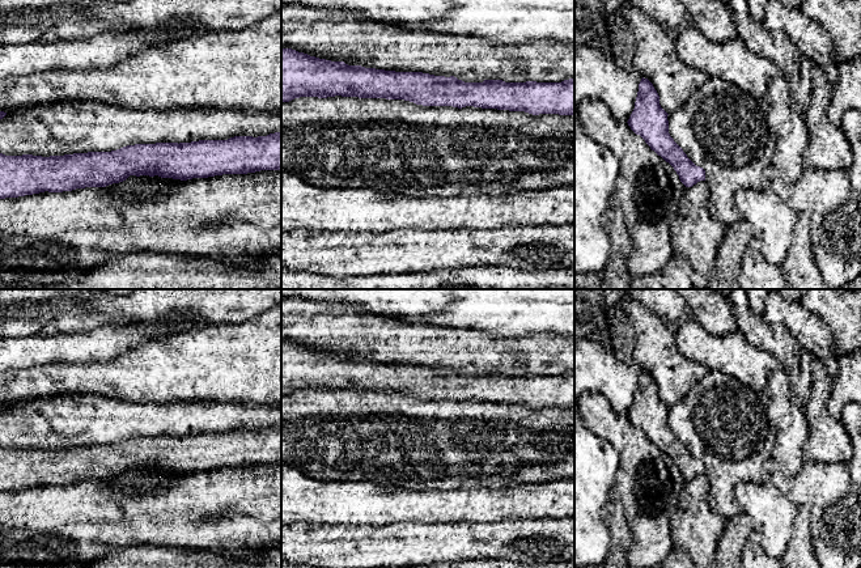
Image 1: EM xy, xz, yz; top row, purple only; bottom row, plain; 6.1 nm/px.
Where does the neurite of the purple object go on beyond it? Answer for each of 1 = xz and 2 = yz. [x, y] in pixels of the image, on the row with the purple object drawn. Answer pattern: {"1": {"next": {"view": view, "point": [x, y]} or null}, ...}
{"1": {"next": null}, "2": {"next": null}}

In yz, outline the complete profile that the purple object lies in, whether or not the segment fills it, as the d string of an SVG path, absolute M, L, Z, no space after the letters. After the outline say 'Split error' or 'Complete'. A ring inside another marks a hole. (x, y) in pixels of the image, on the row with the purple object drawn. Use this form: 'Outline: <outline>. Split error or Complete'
Outline: M642 77L635 109L627 123L652 151L674 168L686 187L692 187L697 182L705 181L705 170L696 166L670 136L667 115L659 105L659 96L653 84Z. Complete

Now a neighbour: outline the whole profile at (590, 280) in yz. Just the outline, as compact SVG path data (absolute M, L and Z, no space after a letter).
M594 272L574 274L574 289L601 289L601 275Z

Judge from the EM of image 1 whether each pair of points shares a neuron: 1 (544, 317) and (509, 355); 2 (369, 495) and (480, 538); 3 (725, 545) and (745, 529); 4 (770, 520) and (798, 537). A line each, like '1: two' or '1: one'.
1: two
2: two
3: one
4: two

